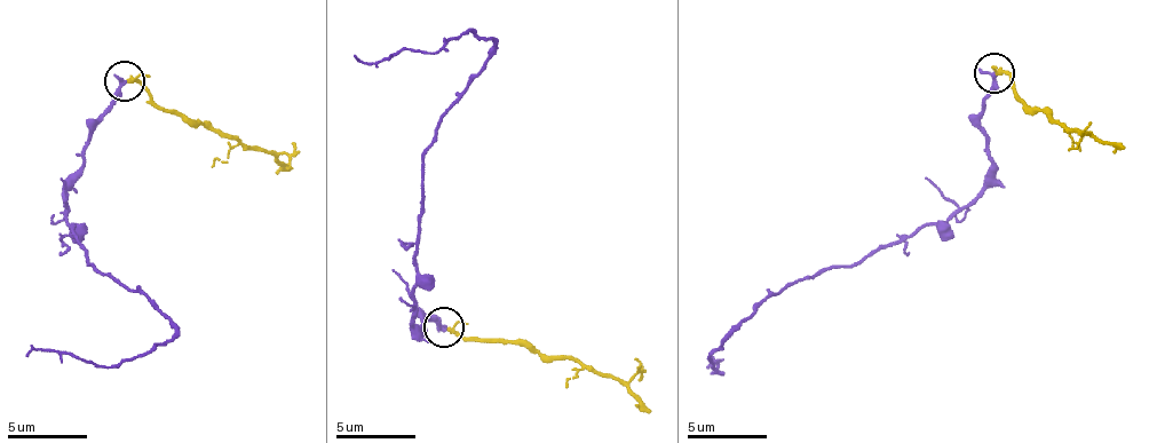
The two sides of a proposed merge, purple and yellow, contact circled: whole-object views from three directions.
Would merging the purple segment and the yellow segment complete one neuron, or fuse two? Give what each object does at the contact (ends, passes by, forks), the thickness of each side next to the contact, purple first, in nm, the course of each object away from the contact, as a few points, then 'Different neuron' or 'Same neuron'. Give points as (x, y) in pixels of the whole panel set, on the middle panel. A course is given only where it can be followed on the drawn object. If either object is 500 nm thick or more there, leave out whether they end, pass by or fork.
At the ring purple ends. At the ring yellow passes by. Thickness 340 nm (purple) against 180 nm. Course of purple: (445, 326), (417, 327), (413, 307), (422, 152), (492, 42), (467, 33), (435, 52), (356, 55). Course of yellow: (445, 330), (490, 341), (515, 341), (549, 356), (611, 372), (650, 412). Same neuron

